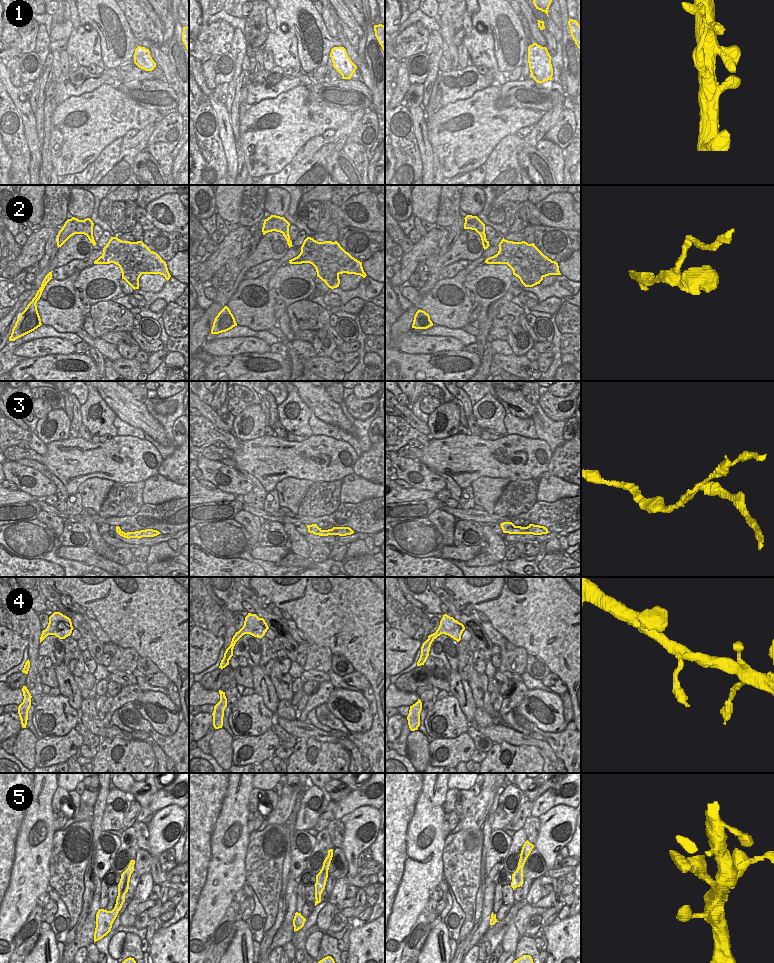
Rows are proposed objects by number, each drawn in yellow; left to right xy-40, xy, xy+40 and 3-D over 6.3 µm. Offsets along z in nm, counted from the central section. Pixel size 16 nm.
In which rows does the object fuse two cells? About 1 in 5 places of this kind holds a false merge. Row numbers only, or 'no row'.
1, 3

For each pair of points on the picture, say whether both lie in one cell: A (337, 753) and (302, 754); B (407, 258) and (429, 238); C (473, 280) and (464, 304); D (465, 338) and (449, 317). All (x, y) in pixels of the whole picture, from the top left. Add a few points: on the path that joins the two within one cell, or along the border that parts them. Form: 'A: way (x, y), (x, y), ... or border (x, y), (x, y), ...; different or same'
A: way (328, 753), (316, 753), (311, 757); same
B: way (413, 256), (425, 244); same
C: border (470, 271), (465, 278), (463, 286), (472, 302); different
D: border (435, 324), (461, 329); different

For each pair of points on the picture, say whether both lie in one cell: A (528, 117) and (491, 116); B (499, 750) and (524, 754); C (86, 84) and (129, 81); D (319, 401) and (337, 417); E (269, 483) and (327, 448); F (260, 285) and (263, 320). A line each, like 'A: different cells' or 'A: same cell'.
A: same cell
B: same cell
C: same cell
D: same cell
E: same cell
F: same cell

